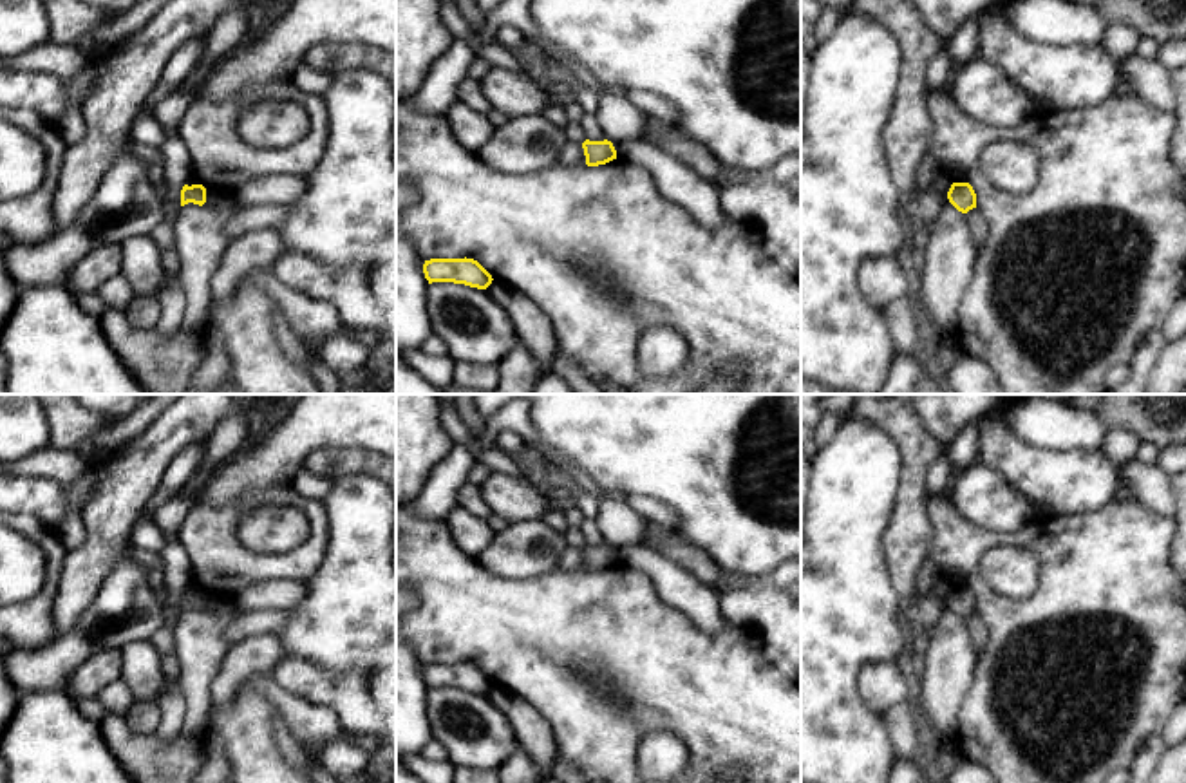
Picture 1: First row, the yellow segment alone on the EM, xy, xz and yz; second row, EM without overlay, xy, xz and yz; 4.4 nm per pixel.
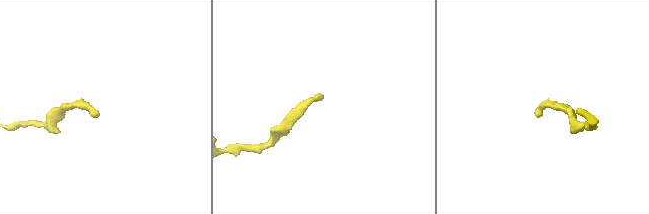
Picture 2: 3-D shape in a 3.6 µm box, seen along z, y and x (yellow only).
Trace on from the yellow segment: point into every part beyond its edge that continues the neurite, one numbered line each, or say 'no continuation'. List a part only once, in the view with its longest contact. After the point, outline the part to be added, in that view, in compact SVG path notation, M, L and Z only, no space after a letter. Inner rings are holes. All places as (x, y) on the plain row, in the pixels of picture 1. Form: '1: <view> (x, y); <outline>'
no continuation

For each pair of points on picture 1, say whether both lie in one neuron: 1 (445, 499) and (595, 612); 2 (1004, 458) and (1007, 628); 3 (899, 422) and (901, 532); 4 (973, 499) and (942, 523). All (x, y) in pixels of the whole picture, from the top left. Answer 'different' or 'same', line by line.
1: different
2: different
3: same
4: different

